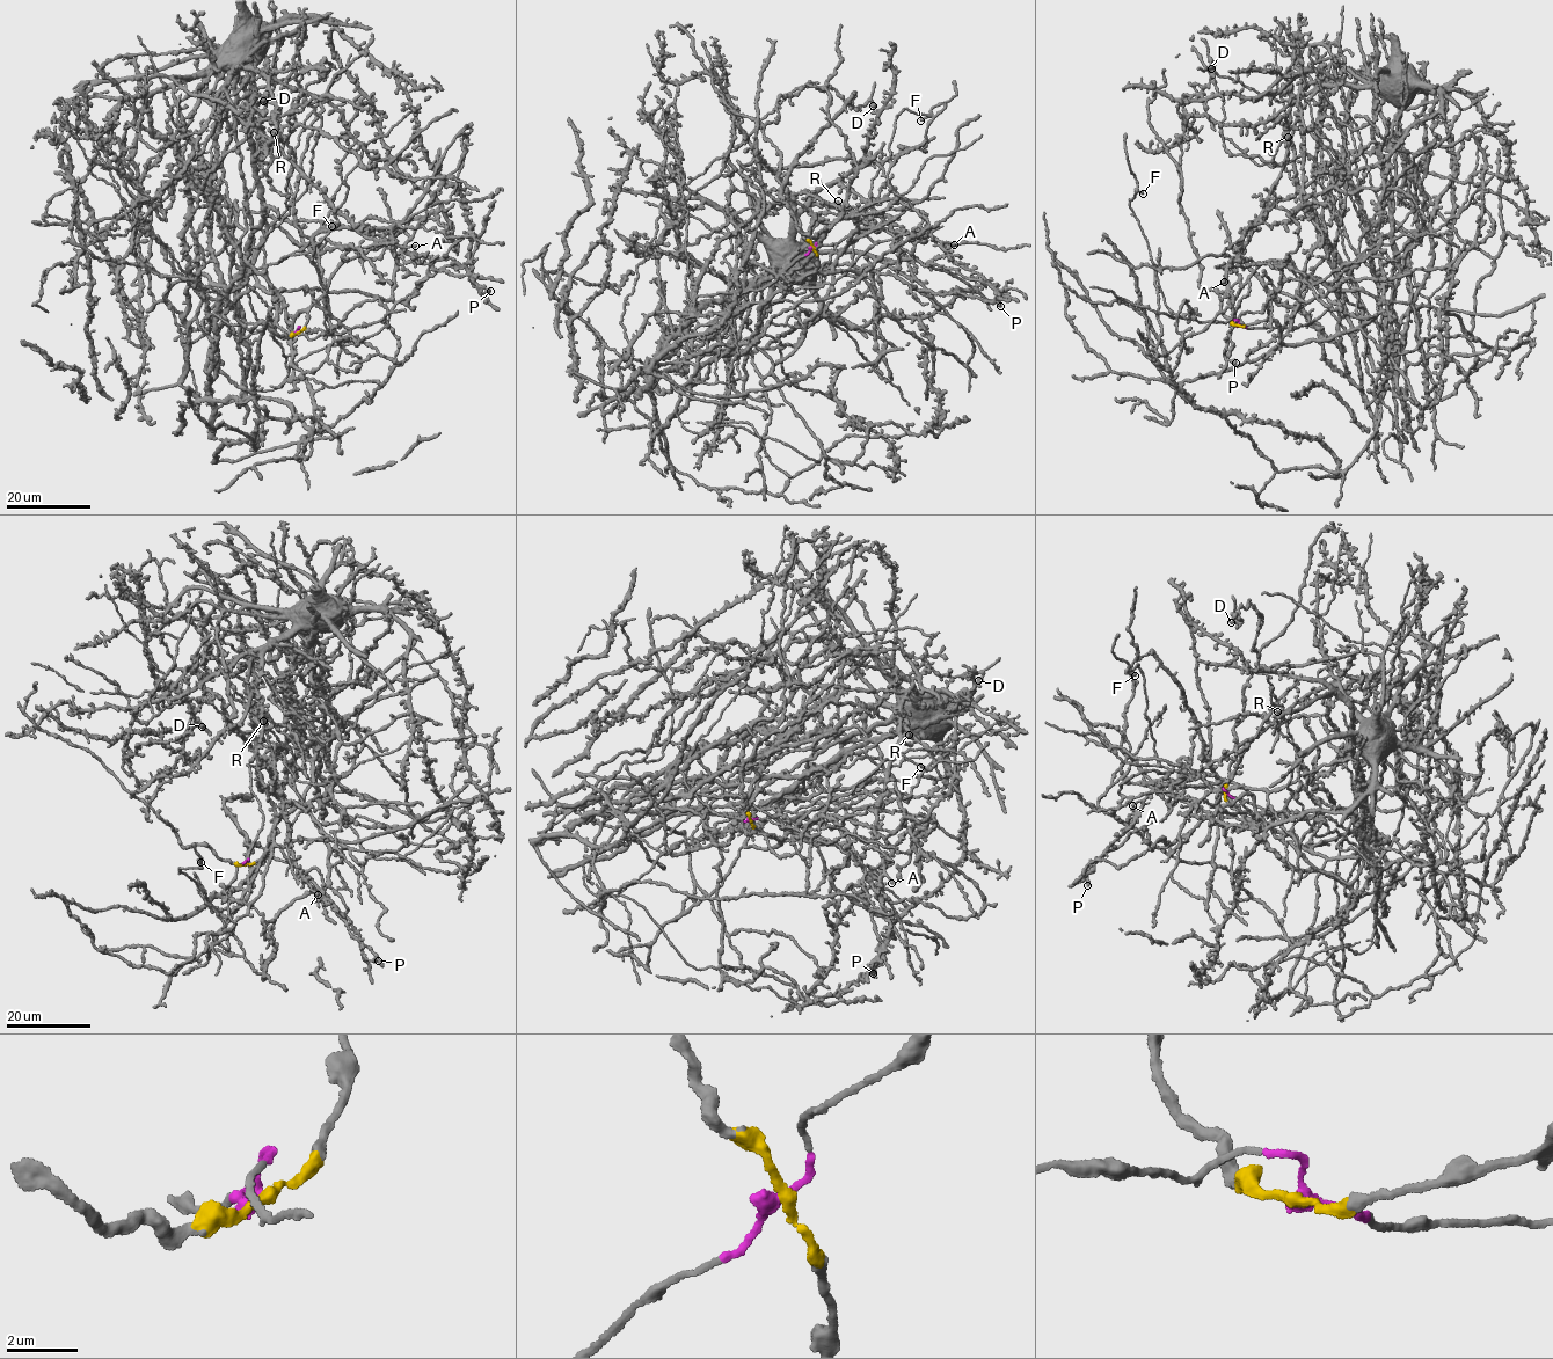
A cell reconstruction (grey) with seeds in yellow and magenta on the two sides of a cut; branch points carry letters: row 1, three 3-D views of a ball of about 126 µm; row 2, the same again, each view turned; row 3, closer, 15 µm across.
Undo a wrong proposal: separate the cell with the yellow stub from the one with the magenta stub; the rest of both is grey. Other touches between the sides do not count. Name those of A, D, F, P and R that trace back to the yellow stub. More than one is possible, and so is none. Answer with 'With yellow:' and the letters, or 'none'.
With yellow: D

